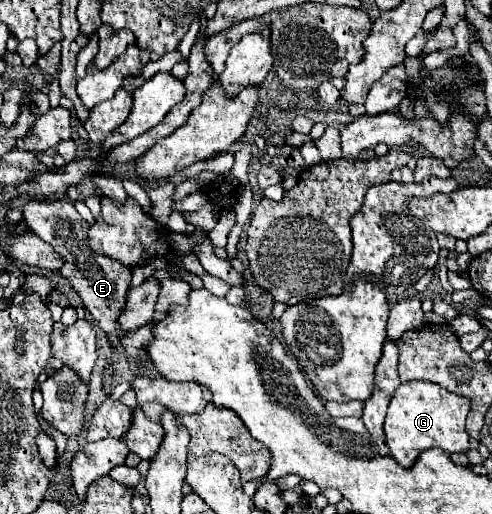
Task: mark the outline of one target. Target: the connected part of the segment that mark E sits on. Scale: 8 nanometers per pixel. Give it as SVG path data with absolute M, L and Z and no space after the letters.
M62 197L62 199L30 199L24 207L22 207L22 215L24 215L24 223L28 225L28 229L38 235L42 241L50 243L54 247L54 251L58 251L64 259L64 265L60 267L62 277L66 277L72 285L72 289L80 295L84 307L90 311L90 315L98 321L100 329L106 333L116 333L122 339L122 345L126 347L126 353L136 361L136 365L144 367L144 365L152 365L150 359L146 357L144 351L144 343L150 341L152 337L152 329L148 325L140 327L138 331L132 333L122 333L122 329L118 327L118 317L120 317L120 309L126 301L126 291L128 291L128 283L130 283L130 269L122 267L120 263L96 255L86 241L86 231L82 227L88 227L88 223L80 217L80 213L74 209L72 201Z

